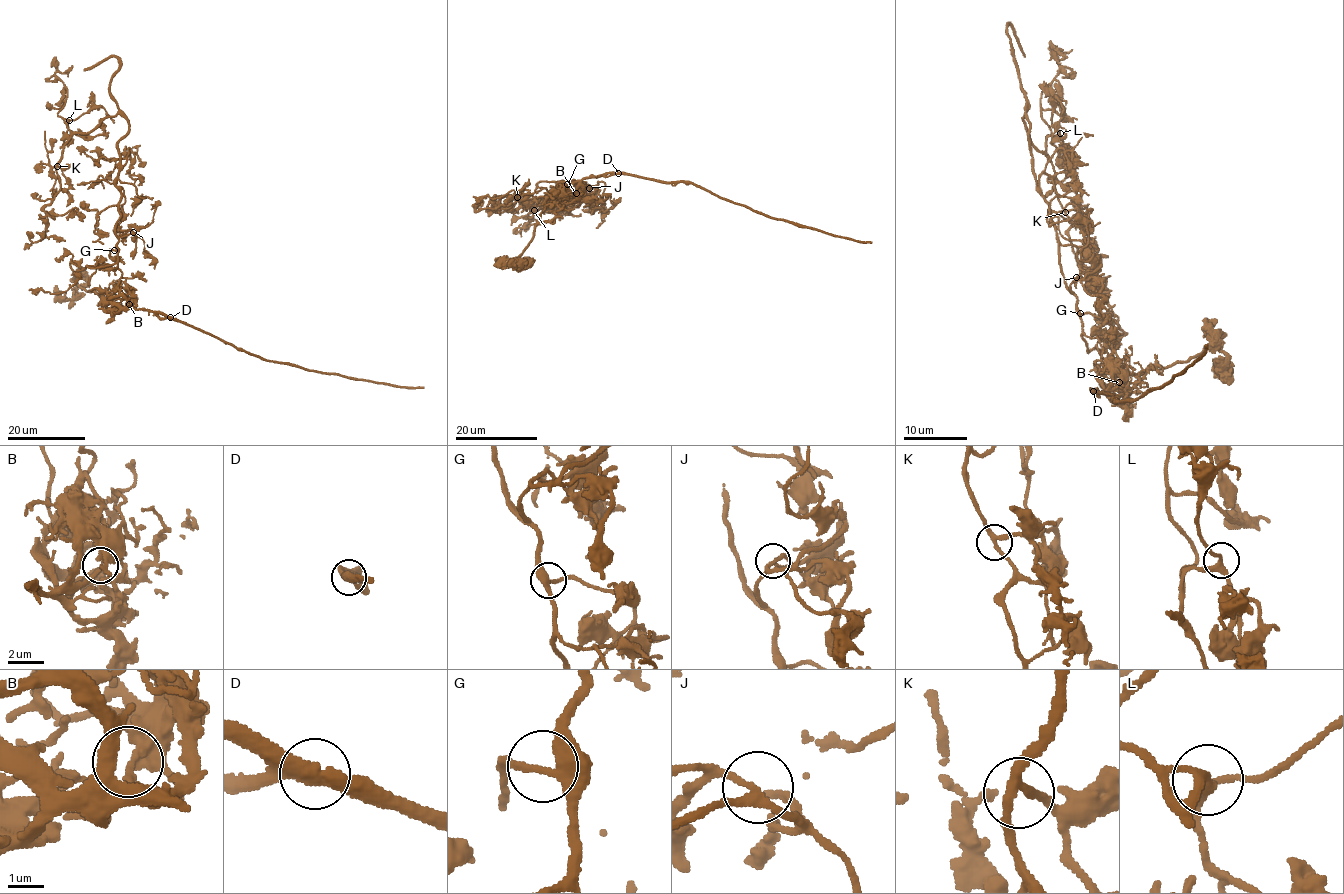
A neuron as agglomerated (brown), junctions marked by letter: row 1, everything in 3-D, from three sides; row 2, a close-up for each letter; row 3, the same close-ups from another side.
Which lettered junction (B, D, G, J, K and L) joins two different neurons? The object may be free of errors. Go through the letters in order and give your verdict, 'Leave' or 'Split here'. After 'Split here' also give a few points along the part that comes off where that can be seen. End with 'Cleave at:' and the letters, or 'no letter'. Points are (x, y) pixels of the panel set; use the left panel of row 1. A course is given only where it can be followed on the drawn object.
B: Split here. Course of the part to remove: (129, 304), (136, 309), (171, 316), (275, 362), (394, 386), (424, 388)
D: Leave
G: Leave
J: Leave
K: Leave
L: Leave
Cleave at: B

